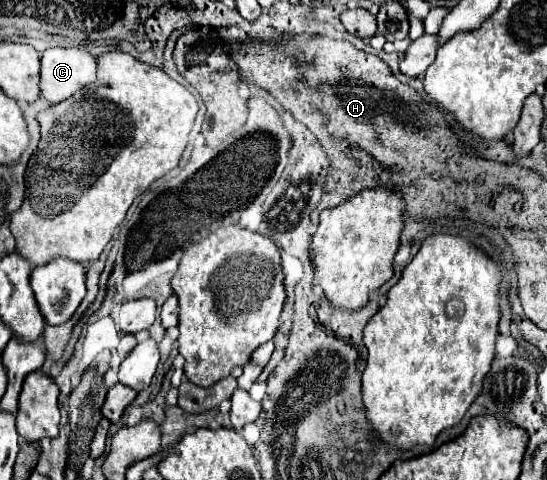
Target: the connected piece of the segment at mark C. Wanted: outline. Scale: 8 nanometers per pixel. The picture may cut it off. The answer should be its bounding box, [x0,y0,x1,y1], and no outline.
[40,49,96,103]

